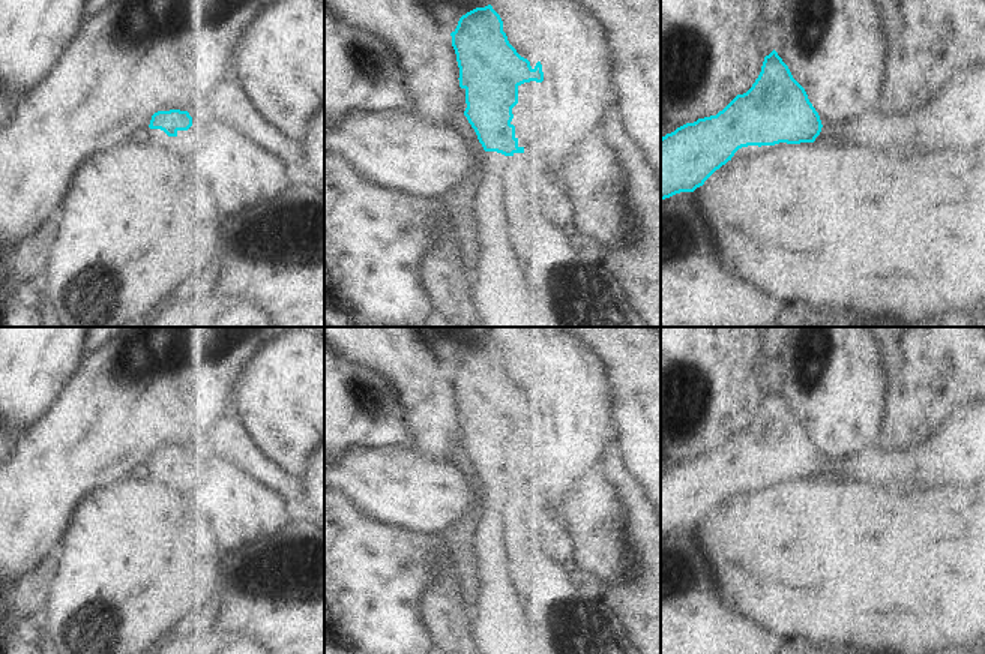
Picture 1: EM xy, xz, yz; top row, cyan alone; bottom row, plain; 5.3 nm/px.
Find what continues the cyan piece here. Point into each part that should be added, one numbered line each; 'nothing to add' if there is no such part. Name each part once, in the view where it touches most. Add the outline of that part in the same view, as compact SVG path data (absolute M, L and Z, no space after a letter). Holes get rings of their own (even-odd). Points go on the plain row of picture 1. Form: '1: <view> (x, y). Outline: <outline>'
1: xy (159, 473). Outline: M149 464L149 470L152 471L155 480L161 480L161 482L170 484L170 486L173 486L177 480L177 472L168 472L161 465L150 465Z

